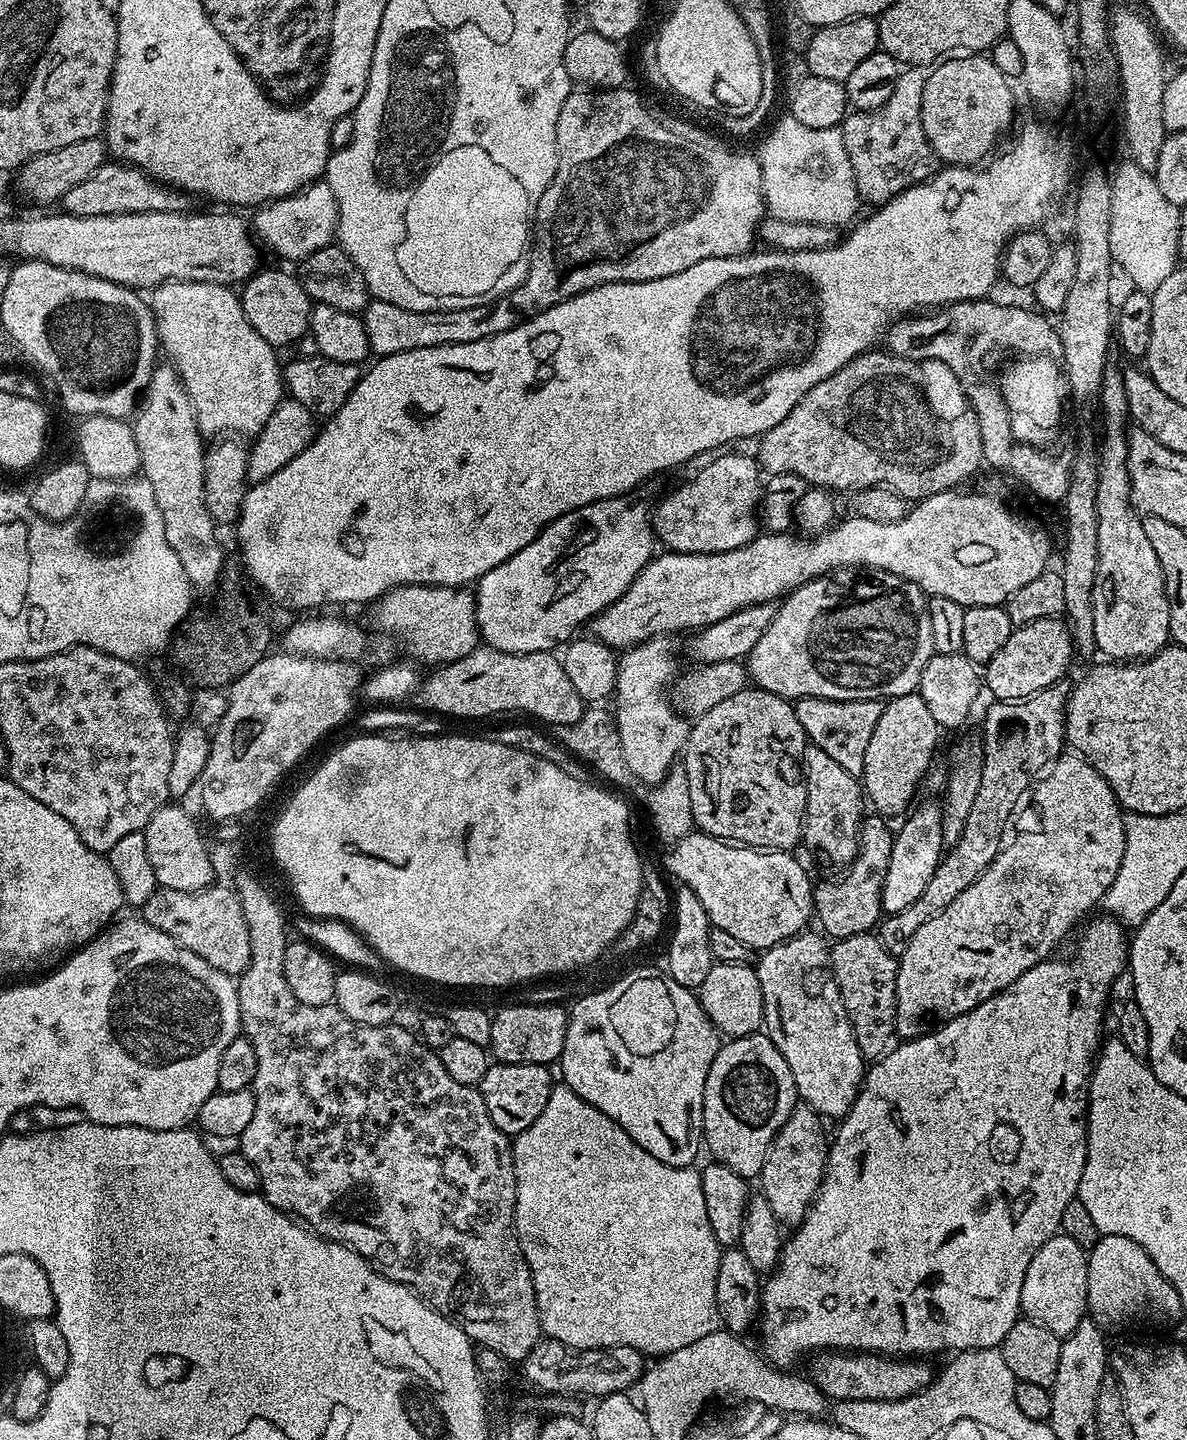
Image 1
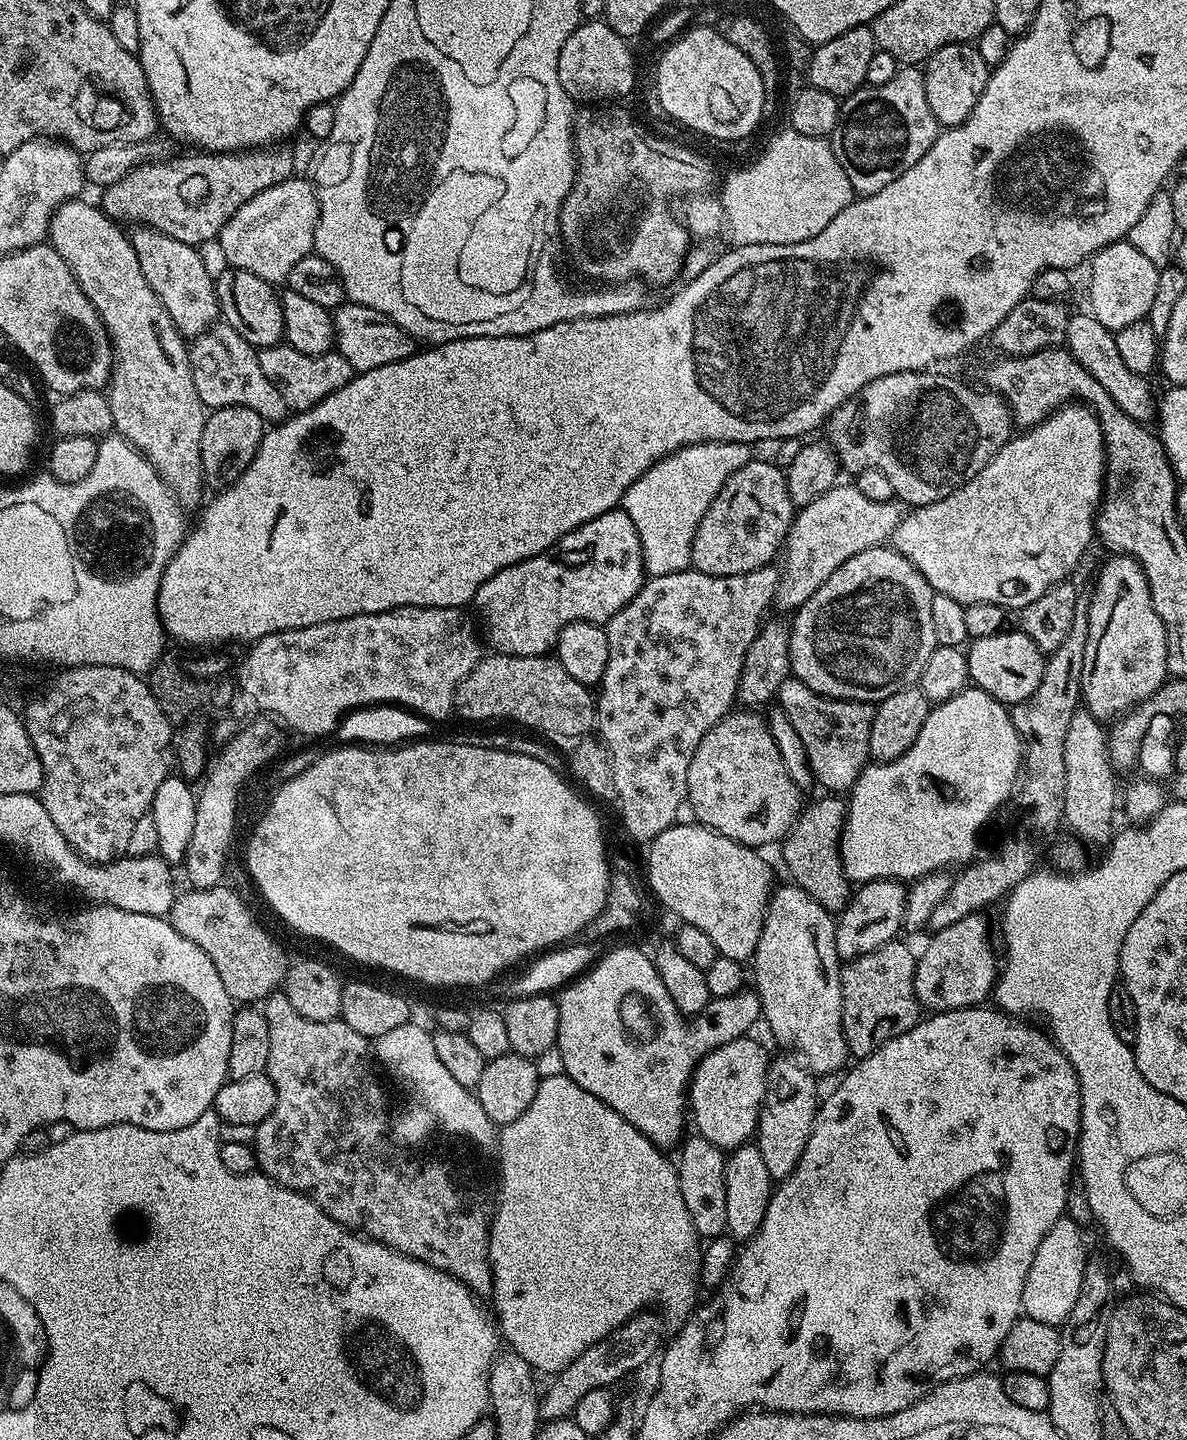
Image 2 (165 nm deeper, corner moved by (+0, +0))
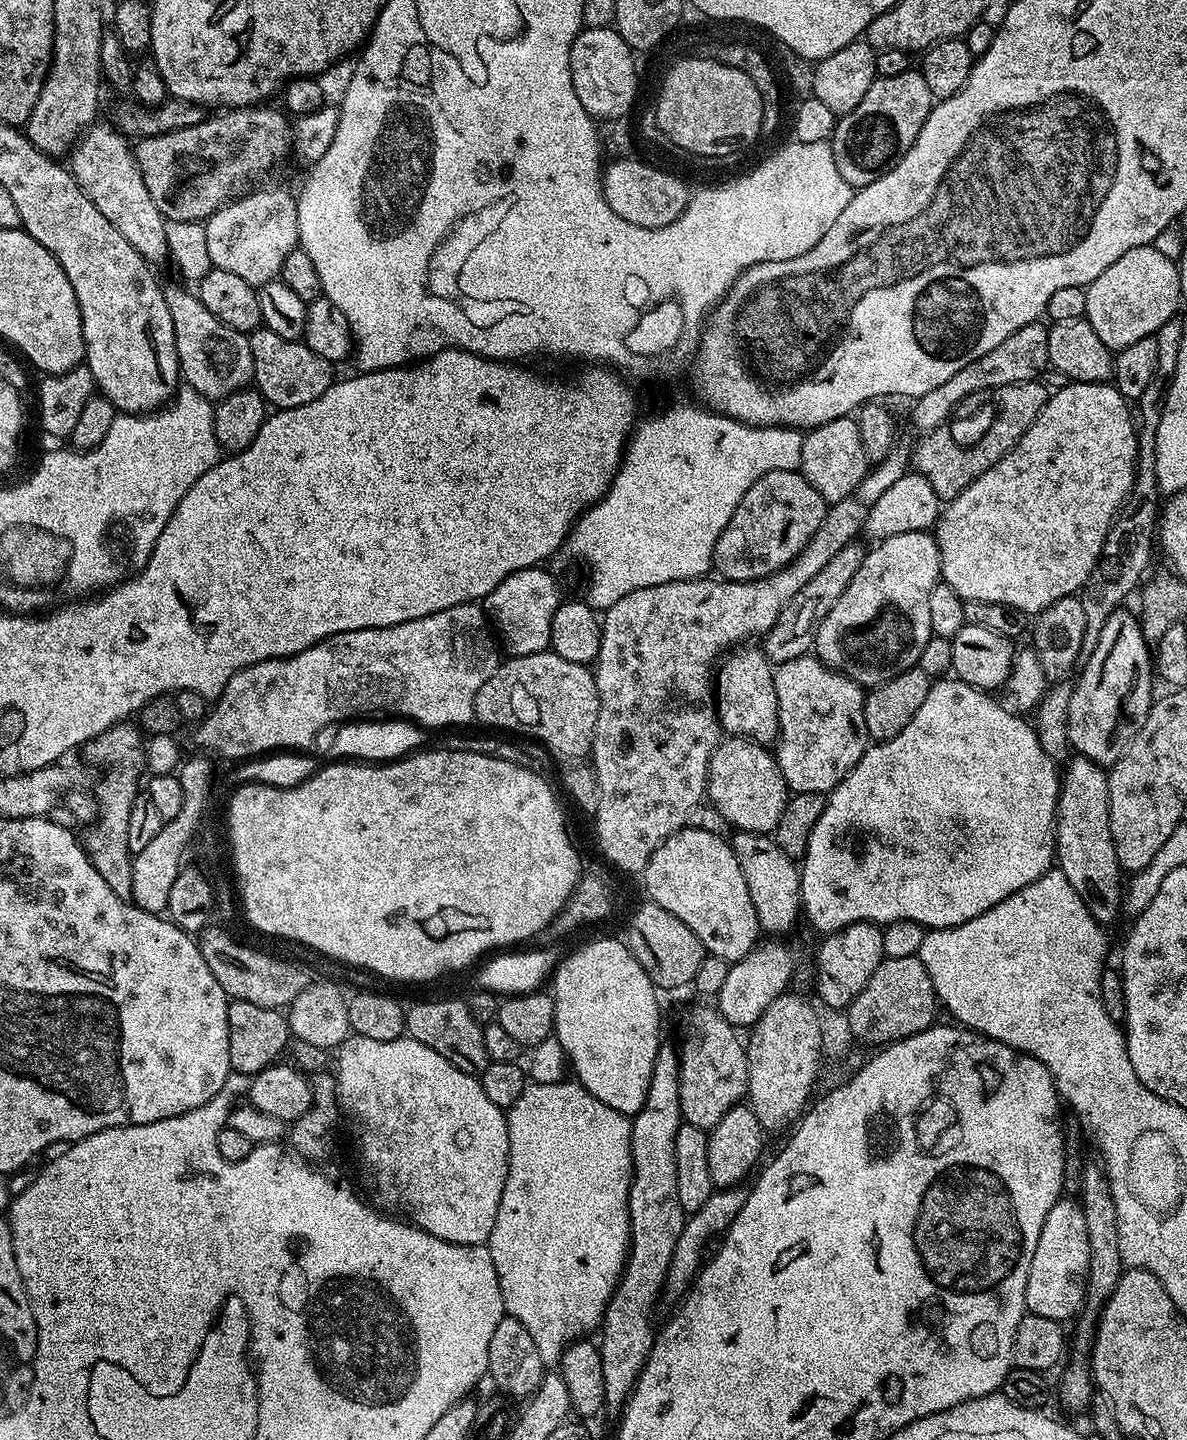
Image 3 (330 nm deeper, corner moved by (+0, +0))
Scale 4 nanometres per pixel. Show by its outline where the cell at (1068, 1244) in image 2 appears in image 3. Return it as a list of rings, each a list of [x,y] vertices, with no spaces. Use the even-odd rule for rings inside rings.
[[[1061,1198],[1057,1204],[1050,1206],[1050,1214],[1046,1214],[1046,1222],[1042,1222],[1042,1230],[1038,1234],[1038,1246],[1034,1246],[1034,1258],[1026,1278],[1025,1309],[1034,1316],[1071,1321],[1081,1311],[1086,1299],[1089,1266],[1090,1242],[1086,1238],[1086,1218],[1075,1199]]]

